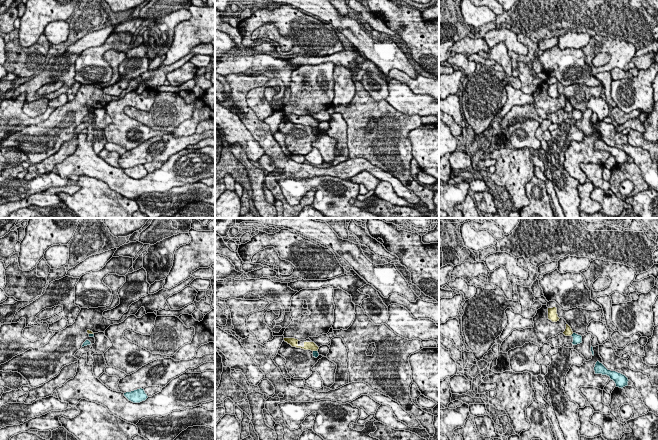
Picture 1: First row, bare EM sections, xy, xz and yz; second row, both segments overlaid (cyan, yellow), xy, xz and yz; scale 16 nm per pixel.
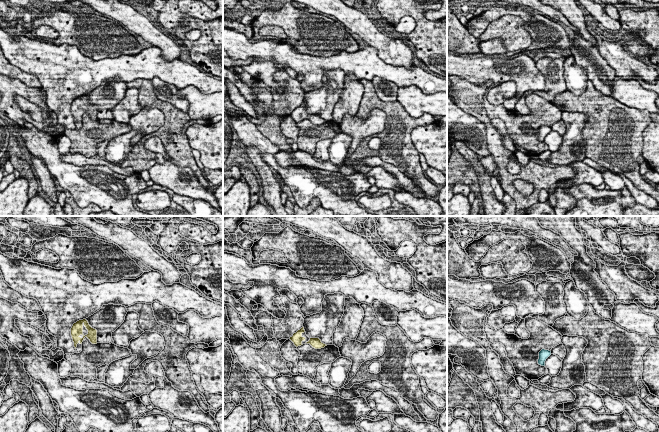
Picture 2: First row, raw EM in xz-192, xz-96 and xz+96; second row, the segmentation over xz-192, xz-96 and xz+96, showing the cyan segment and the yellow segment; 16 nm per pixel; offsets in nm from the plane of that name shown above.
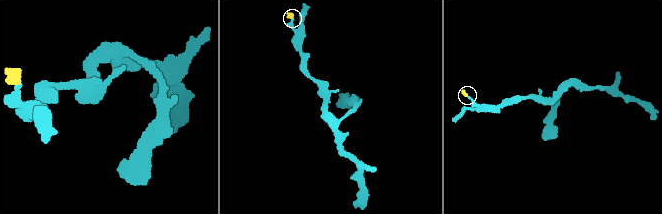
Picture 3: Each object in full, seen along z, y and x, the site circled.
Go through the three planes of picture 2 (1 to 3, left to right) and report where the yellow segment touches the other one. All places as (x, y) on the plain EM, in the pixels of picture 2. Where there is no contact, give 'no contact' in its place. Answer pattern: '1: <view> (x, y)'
1: no contact
2: no contact
3: no contact

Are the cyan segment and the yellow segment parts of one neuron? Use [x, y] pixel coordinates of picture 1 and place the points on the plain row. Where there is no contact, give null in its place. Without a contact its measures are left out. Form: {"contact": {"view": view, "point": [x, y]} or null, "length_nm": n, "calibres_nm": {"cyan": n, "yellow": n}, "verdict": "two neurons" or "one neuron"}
{"contact": {"view": "yz", "point": [572, 110]}, "length_nm": 70, "calibres_nm": {"cyan": 160, "yellow": 130}, "verdict": "two neurons"}

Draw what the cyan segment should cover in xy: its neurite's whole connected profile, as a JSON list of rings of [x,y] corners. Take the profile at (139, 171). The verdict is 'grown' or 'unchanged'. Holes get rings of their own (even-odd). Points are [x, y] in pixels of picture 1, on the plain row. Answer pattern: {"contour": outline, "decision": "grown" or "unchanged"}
{"contour": [[[142,164],[131,168],[126,168],[124,169],[124,172],[133,179],[140,179],[148,174],[147,170]]], "decision": "unchanged"}

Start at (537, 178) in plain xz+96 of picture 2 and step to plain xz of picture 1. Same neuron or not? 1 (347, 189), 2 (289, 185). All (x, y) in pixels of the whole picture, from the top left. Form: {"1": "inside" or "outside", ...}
{"1": "outside", "2": "outside"}

